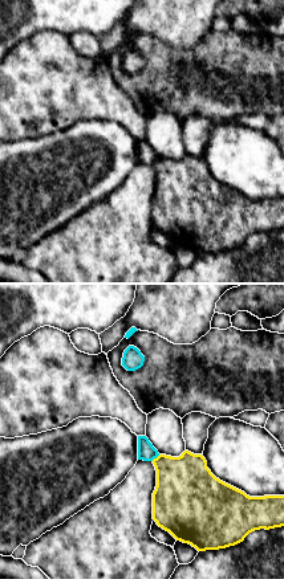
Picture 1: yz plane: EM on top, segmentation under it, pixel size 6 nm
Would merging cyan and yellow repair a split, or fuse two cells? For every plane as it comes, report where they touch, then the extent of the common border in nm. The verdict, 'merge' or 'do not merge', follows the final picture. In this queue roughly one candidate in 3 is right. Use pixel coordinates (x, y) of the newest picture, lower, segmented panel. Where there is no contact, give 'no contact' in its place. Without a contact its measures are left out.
contact (155, 457); length 70 nm

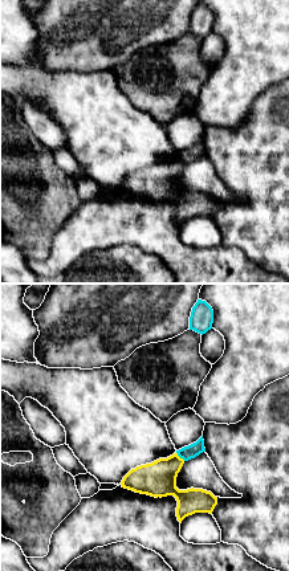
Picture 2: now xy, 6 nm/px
contact (180, 457); length 80 nm

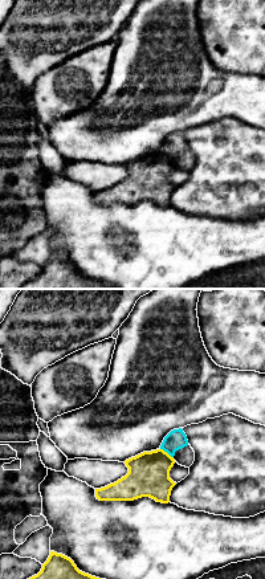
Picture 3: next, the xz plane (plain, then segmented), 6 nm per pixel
contact (167, 452); length 100 nm

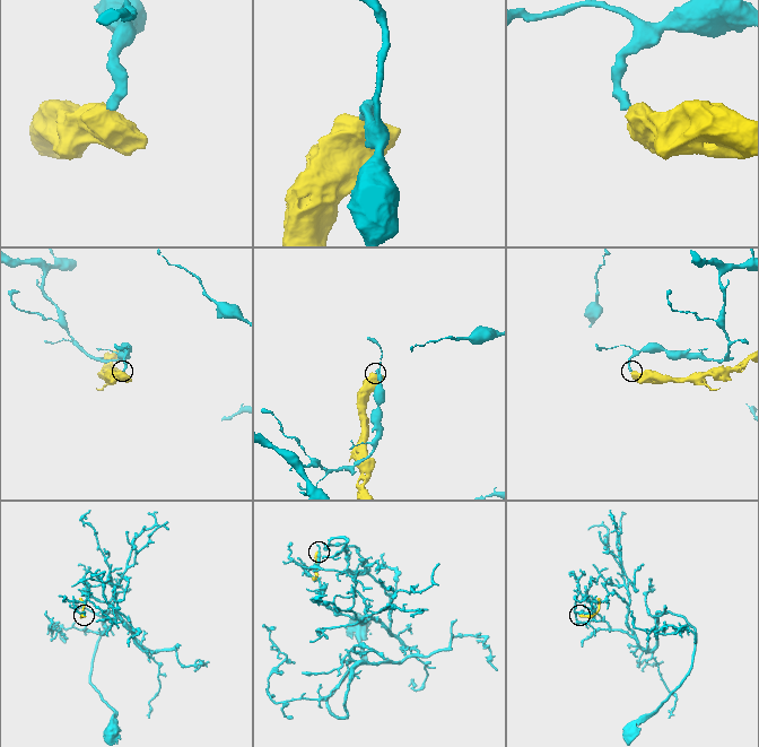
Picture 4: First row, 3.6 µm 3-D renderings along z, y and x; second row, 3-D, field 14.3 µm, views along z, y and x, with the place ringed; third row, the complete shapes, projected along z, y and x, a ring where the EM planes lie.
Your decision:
do not merge

